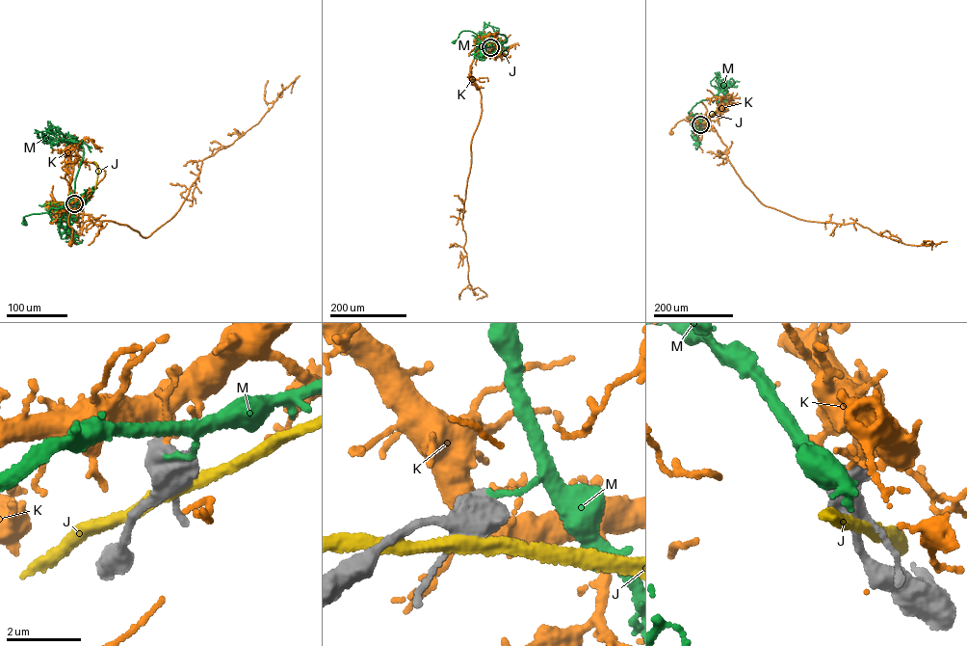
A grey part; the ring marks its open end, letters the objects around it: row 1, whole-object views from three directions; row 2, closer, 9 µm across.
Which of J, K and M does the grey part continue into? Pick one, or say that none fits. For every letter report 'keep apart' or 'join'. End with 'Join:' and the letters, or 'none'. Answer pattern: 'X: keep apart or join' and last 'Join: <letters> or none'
J: keep apart
K: keep apart
M: keep apart
Join: none

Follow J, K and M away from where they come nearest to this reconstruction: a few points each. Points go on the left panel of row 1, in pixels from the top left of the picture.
J: (74, 204), (94, 189), (98, 171), (93, 161)
K: (74, 203), (67, 208), (74, 210), (67, 219), (72, 229), (70, 242)
M: (74, 203), (62, 204), (54, 211), (26, 215), (23, 220), (26, 225), (24, 223)

